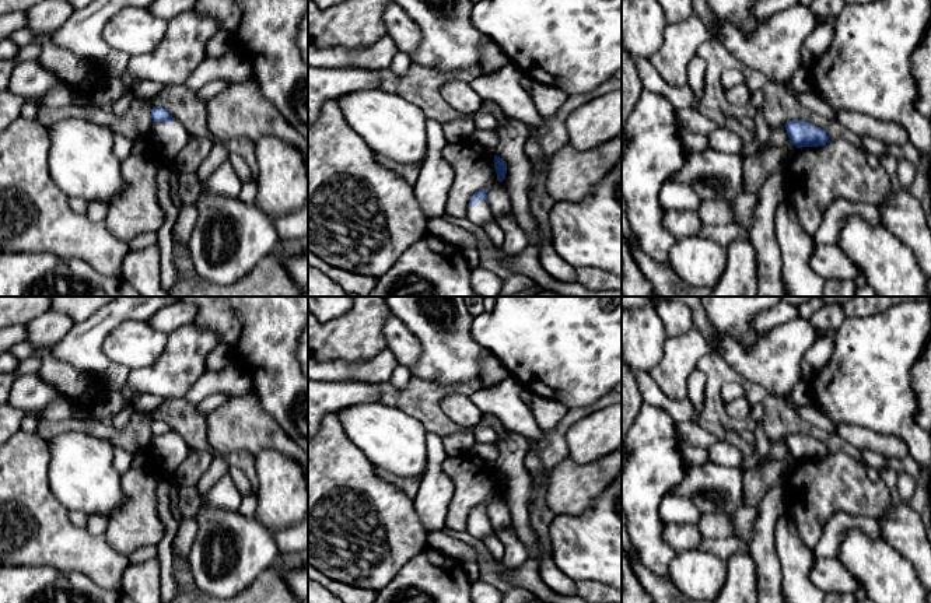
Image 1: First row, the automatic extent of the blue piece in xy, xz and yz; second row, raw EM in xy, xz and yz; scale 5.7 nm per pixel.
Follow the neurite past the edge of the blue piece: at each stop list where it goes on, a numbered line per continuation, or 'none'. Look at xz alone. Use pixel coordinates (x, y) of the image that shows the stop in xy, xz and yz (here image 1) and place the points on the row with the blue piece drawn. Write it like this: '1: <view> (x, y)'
1: xz (479, 214)

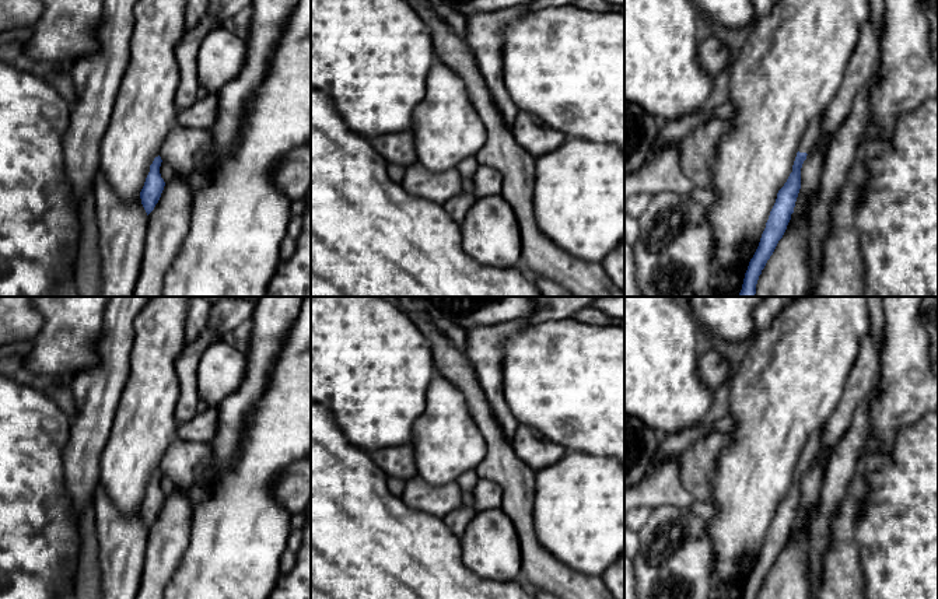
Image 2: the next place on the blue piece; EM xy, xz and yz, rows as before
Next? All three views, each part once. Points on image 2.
1: yz (812, 135)

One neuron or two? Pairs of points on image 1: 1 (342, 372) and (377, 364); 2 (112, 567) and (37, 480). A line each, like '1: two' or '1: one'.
1: one
2: one

